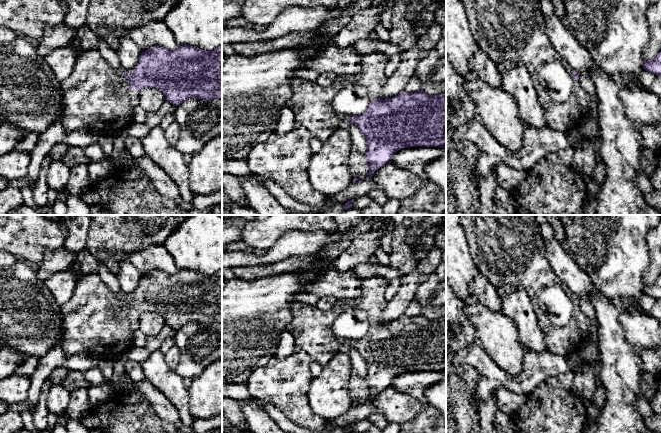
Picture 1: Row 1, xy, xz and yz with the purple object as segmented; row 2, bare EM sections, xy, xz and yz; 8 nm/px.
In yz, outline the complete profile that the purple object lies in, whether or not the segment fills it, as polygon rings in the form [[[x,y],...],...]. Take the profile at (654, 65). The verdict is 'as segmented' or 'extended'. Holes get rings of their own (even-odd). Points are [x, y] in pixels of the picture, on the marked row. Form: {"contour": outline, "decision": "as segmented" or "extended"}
{"contour": [[[661,52],[658,53],[652,60],[643,60],[643,69],[652,72],[655,75],[661,75]]], "decision": "as segmented"}

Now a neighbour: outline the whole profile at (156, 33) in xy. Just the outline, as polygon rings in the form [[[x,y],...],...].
[[[152,21],[132,28],[129,36],[141,52],[153,46],[160,46],[169,51],[173,51],[179,46],[172,31],[163,21]]]

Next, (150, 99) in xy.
[[[143,88],[139,92],[139,105],[147,112],[156,112],[165,102],[164,94],[157,88]]]

